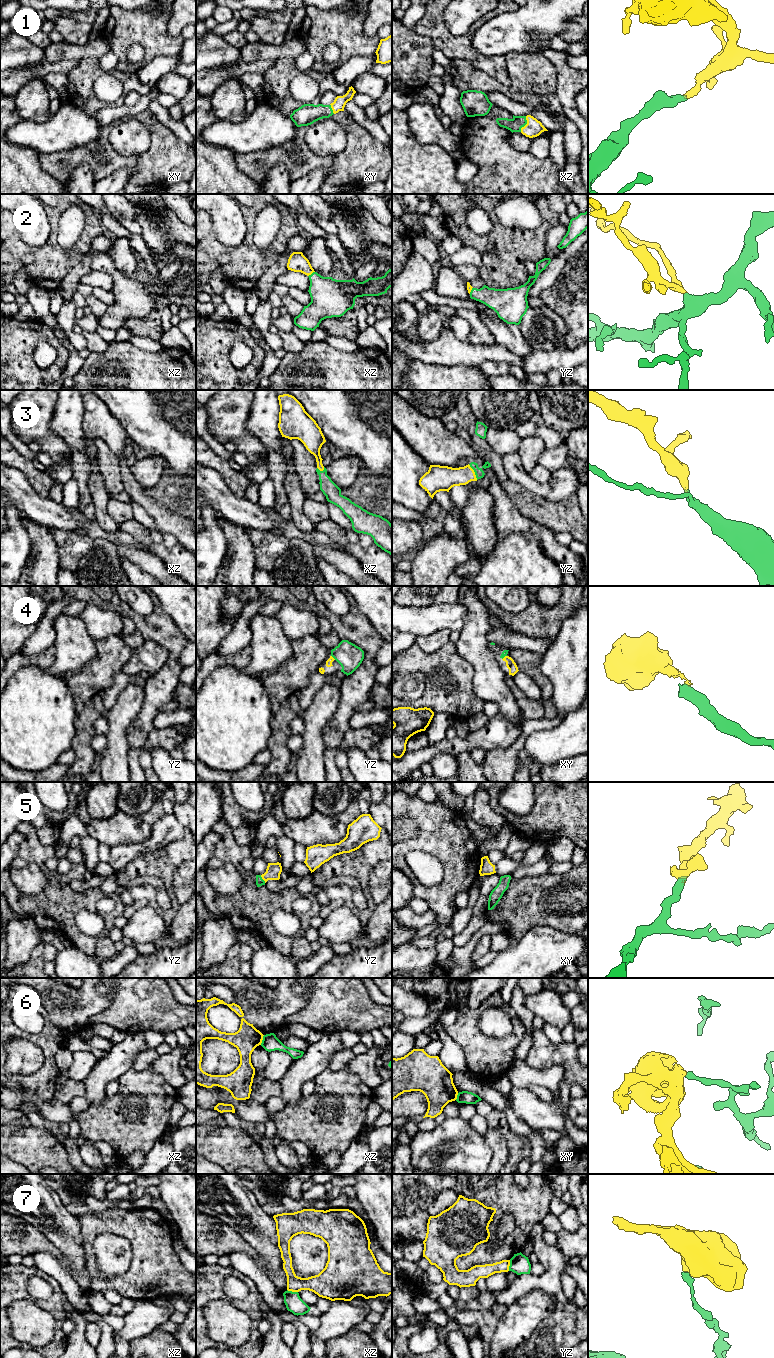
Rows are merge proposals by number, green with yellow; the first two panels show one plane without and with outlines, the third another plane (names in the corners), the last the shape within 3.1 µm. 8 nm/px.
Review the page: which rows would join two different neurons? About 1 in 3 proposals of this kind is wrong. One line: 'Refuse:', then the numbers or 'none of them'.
Refuse: 6, 7

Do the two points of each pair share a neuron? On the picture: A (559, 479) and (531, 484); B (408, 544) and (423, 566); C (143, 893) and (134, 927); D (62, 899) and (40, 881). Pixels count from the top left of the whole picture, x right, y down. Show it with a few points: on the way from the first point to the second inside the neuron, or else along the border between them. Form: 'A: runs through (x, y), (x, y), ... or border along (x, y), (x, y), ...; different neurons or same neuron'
A: runs through (552, 485), (538, 487); same neuron
B: border along (423, 542), (413, 551); different neurons
C: border along (144, 903), (151, 906), (163, 918); different neurons
D: border along (37, 864), (47, 886), (25, 896); different neurons

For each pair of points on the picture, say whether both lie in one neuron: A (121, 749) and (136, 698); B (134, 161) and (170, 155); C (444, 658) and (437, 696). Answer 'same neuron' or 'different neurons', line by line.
A: same neuron
B: same neuron
C: same neuron

